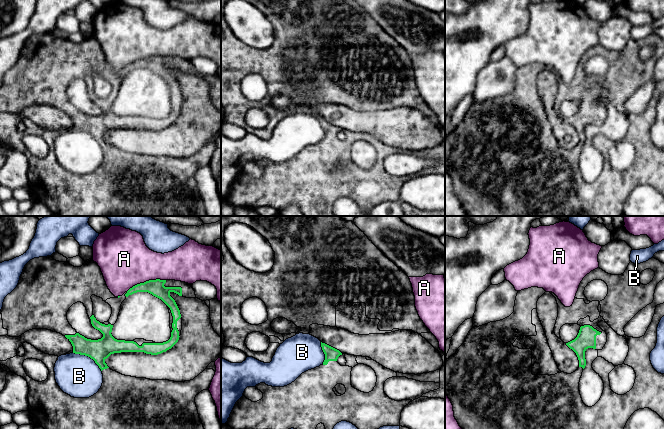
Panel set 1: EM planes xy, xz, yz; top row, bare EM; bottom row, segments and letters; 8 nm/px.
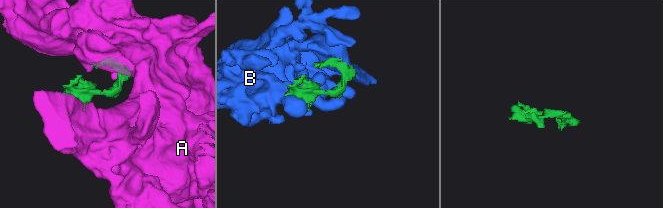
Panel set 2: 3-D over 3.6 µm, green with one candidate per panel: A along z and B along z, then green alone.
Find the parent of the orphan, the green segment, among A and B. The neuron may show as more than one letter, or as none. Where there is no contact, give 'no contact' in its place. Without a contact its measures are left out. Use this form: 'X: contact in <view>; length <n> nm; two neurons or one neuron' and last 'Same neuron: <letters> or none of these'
A: contact in xy; length 340 nm; two neurons
B: contact in xy; length 280 nm; two neurons
Same neuron: none of these

